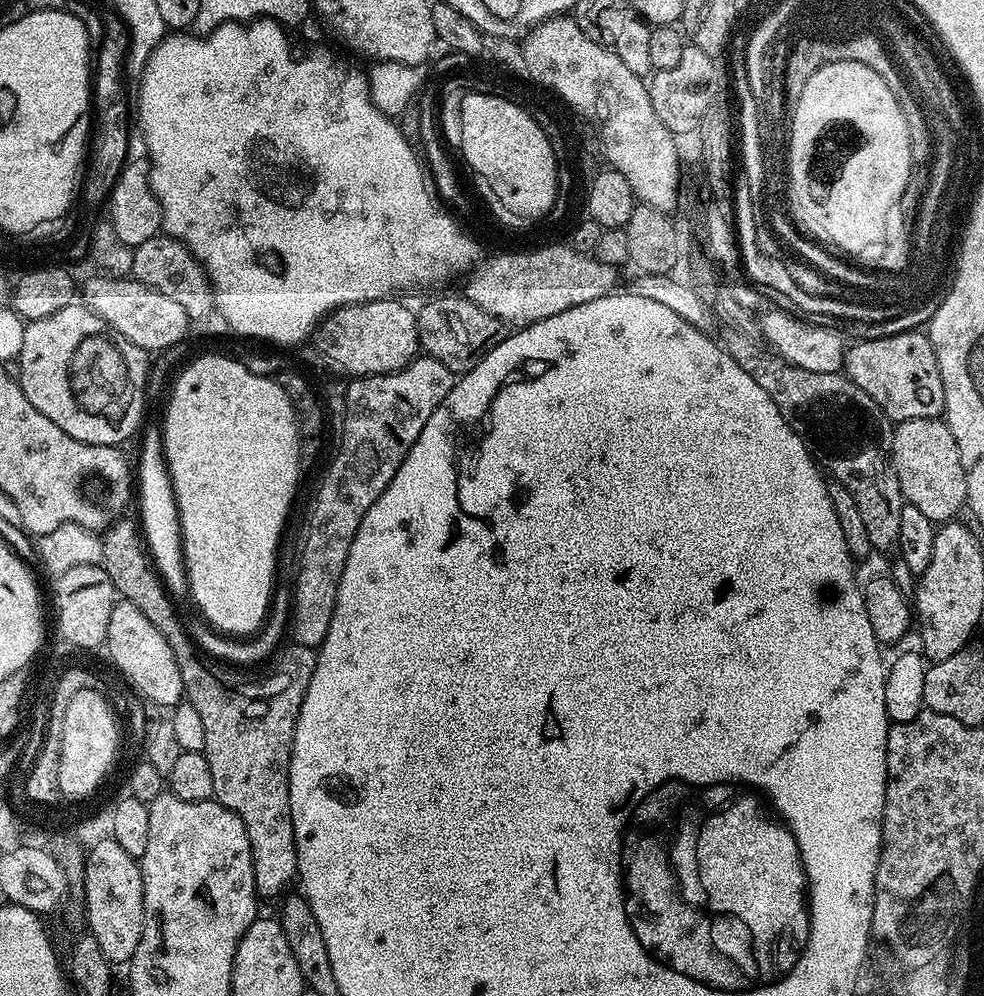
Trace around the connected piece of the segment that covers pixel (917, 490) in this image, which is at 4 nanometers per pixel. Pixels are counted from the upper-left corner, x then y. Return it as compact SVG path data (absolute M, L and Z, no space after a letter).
M914 418L899 421L892 430L892 469L896 472L900 483L901 497L907 503L918 506L918 510L922 510L926 518L934 522L948 522L959 517L956 515L959 514L960 507L962 509L965 507L968 499L966 474L962 470L958 442L954 442L954 434L950 434L948 425L943 419Z

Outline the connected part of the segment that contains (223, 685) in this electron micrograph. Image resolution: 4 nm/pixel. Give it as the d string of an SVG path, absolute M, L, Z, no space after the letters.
M128 519L117 520L103 533L102 567L106 574L110 574L117 597L129 600L138 610L142 610L142 614L146 614L146 618L158 626L170 650L176 655L184 683L184 696L187 703L198 710L202 726L206 729L203 753L206 762L210 762L210 774L214 777L213 797L222 806L238 814L246 826L257 893L261 897L283 897L284 887L291 880L293 883L298 876L288 775L294 730L302 698L316 669L317 649L285 643L263 665L264 673L249 680L235 680L232 676L219 676L211 672L204 665L205 657L198 651L193 637L184 633L184 624L156 573L157 565L137 521L135 524Z

